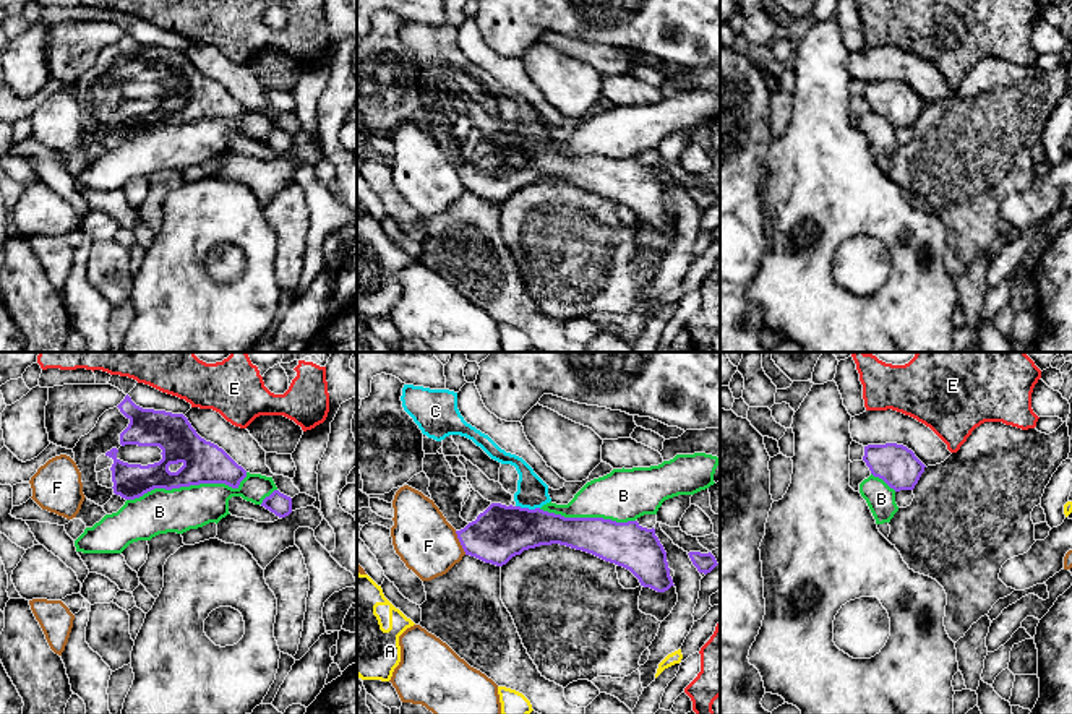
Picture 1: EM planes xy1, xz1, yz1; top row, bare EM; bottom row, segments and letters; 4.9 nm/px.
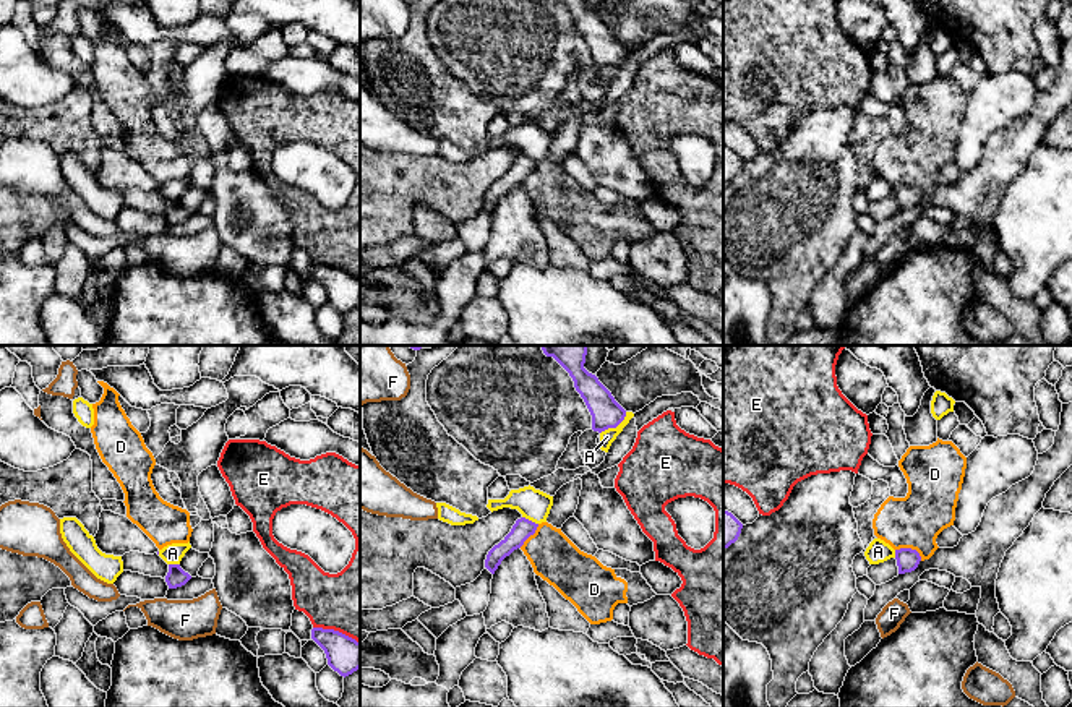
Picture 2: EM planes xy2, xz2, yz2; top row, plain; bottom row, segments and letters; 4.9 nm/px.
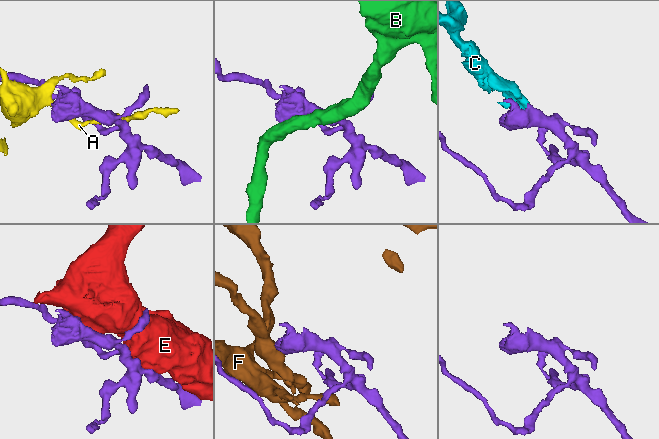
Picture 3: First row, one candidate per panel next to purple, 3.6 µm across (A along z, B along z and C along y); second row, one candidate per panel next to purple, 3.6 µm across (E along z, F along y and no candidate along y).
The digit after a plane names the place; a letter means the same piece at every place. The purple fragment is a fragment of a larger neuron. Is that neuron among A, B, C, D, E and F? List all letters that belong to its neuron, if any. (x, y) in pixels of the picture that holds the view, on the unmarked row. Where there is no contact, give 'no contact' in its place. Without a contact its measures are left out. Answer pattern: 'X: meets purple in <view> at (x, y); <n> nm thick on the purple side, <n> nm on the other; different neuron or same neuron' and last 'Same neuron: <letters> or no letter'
A: meets purple in xz2 at (615, 64); 150 nm thick on the purple side, 70 nm on the other; different neuron
B: meets purple in xy1 at (188, 122); 200 nm thick on the purple side, 220 nm on the other; different neuron
C: meets purple in xz1 at (527, 145); 280 nm thick on the purple side, 160 nm on the other; same neuron
D: meets purple in yz2 at (910, 185); 110 nm thick on the purple side, 260 nm on the other; different neuron
E: meets purple in xy2 at (336, 268); 180 nm thick on the purple side, 360 nm on the other; different neuron
F: meets purple in xz1 at (459, 177); 280 nm thick on the purple side, 300 nm on the other; different neuron
Same neuron: C

